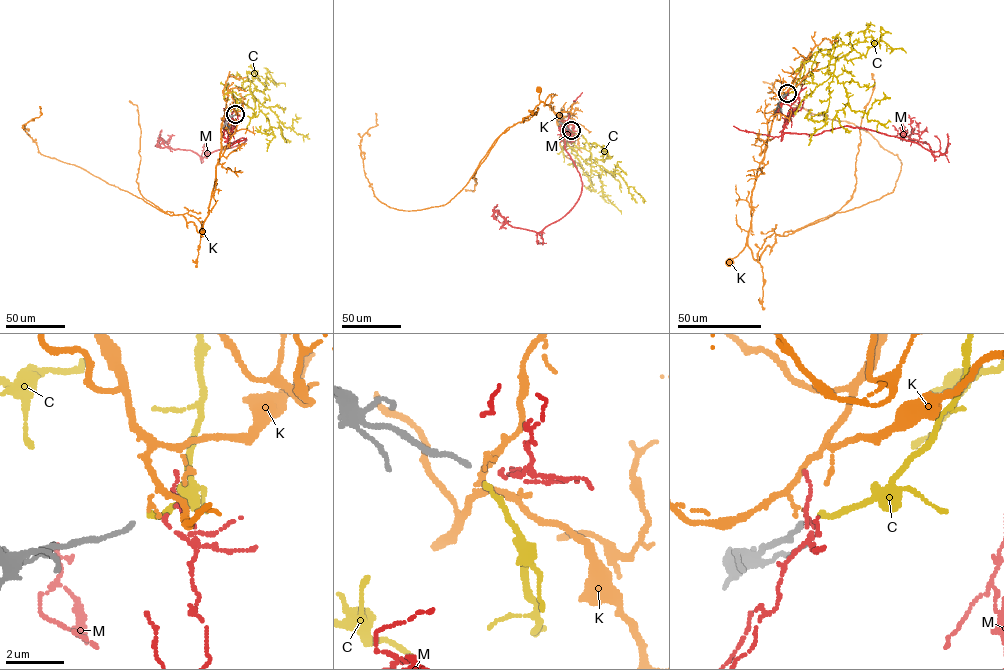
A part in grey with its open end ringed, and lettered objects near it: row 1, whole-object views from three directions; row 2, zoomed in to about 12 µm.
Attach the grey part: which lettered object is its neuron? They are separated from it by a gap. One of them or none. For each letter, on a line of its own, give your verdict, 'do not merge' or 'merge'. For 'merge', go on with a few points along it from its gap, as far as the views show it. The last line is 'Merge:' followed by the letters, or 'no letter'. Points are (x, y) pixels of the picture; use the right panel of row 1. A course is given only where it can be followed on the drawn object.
C: merge | via (788, 93), (802, 77), (812, 74), (817, 86), (834, 72), (851, 110), (881, 124), (888, 119)
K: do not merge
M: do not merge
Merge: C

